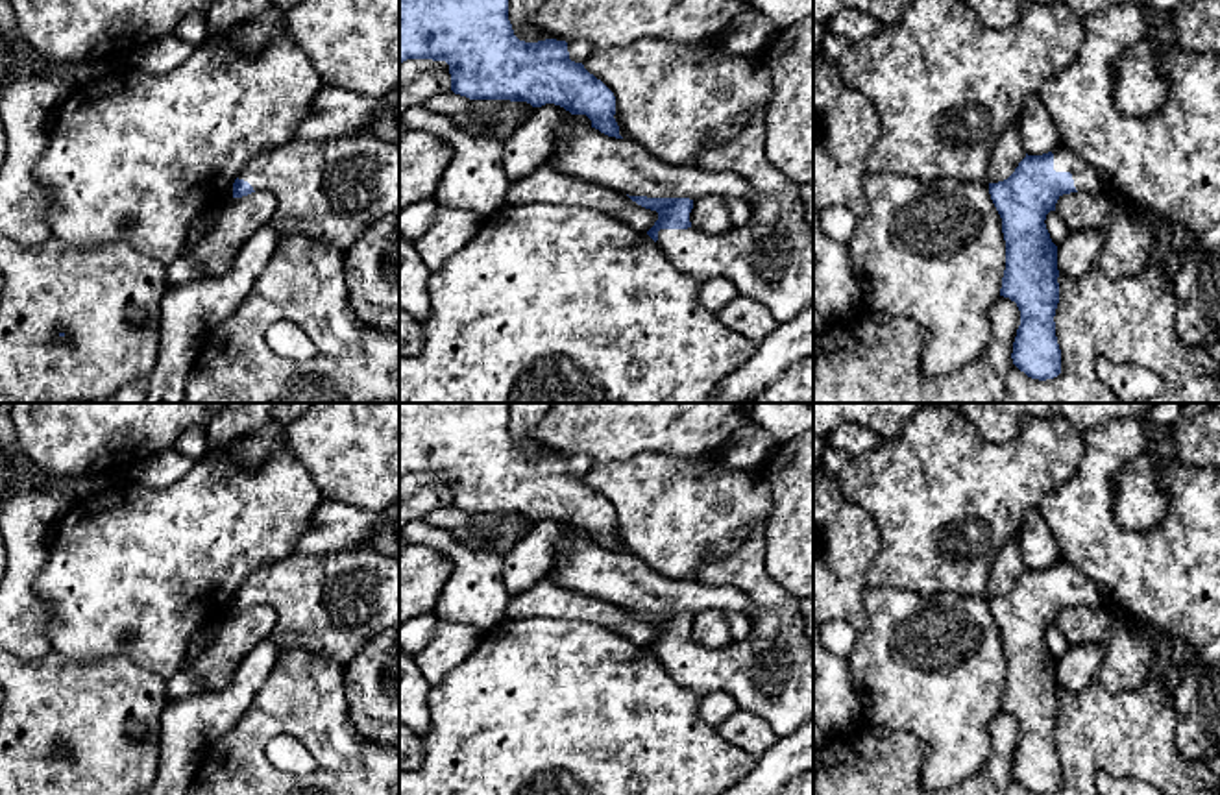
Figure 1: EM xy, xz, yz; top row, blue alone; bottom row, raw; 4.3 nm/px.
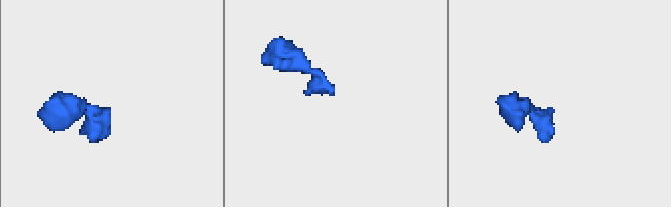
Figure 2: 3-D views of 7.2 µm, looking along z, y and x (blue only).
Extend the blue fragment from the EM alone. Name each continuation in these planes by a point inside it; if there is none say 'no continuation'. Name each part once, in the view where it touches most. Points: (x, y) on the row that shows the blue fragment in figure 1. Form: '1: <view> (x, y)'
1: yz (934, 252)

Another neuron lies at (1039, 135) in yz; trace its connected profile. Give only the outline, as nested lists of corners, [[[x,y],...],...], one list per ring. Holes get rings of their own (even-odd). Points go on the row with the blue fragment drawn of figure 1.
[[[1037,92],[1022,102],[1017,124],[1028,155],[1043,155],[1061,144],[1061,135]]]

